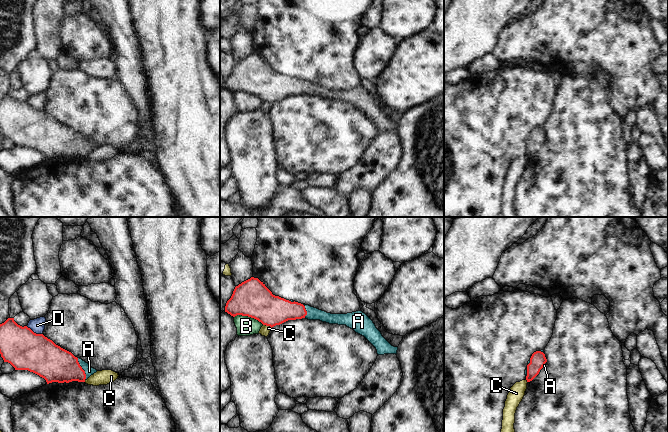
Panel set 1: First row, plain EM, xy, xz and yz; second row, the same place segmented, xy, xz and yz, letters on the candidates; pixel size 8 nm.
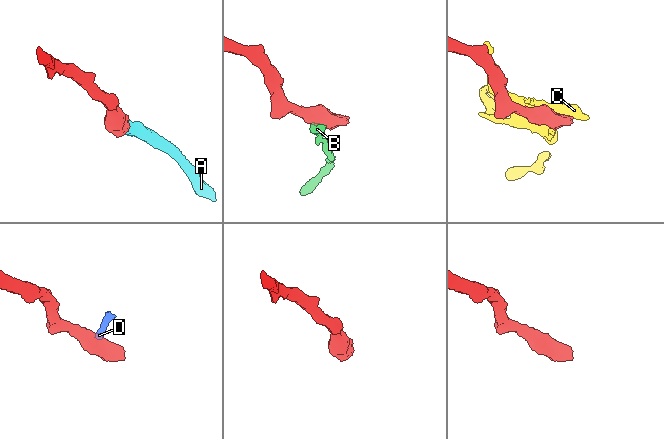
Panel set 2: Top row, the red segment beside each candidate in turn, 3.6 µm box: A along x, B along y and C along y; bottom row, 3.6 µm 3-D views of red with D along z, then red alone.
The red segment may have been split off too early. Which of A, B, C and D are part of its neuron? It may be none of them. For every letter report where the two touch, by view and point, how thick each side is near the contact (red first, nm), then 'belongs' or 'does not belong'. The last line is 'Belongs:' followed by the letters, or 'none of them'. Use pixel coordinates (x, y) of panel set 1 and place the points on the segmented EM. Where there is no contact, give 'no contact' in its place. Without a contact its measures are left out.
A: meets red in xy at (82, 369); 280 nm thick on the red side, 70 nm on the other; belongs
B: meets red in xz at (249, 316); 300 nm thick on the red side, 160 nm on the other; does not belong
C: meets red in xz at (267, 325); 300 nm thick on the red side, 80 nm on the other; does not belong
D: meets red in xy at (33, 332); 320 nm thick on the red side, 110 nm on the other; does not belong
Belongs: A

